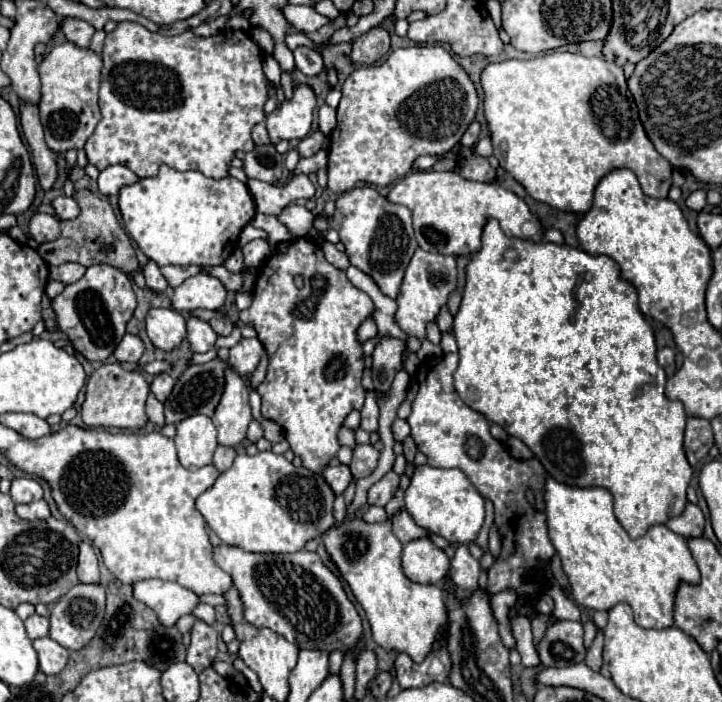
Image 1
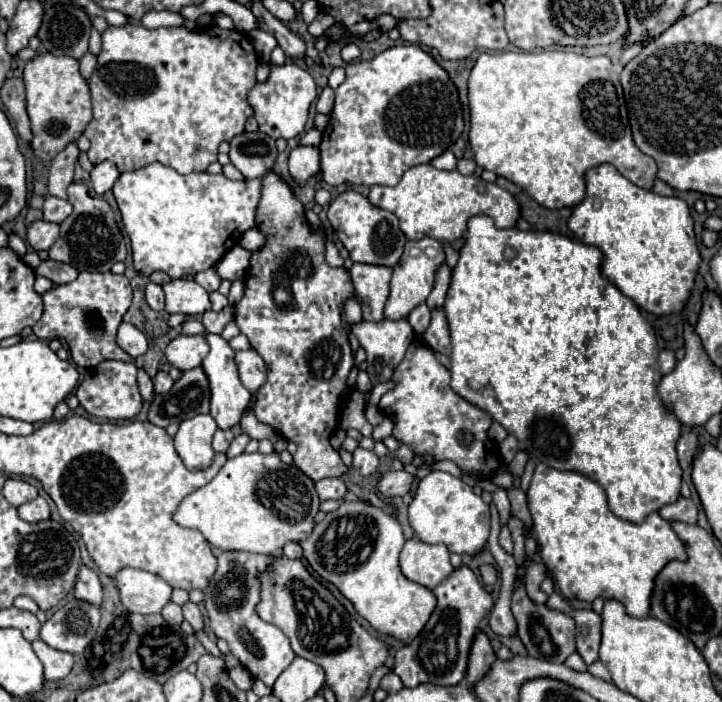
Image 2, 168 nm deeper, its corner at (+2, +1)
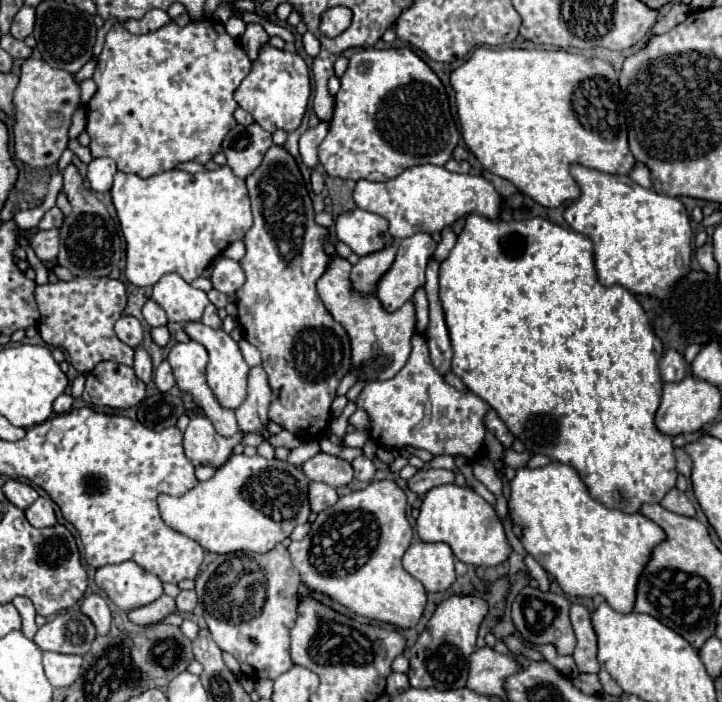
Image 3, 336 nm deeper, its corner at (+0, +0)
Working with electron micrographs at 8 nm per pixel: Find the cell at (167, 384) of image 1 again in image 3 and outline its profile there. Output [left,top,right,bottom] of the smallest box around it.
[154,361,174,393]

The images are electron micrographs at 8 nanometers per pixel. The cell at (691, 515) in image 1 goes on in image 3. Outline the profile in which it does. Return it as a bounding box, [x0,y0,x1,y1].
[660,487,696,517]

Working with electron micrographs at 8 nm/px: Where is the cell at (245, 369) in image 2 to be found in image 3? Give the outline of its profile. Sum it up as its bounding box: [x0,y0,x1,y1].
[236,367,270,437]

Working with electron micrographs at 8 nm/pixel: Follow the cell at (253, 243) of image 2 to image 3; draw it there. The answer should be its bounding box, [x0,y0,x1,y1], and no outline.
[224,241,246,261]

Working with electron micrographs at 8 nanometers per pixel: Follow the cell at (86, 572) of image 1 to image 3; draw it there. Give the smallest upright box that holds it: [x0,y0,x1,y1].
[82,593,112,635]

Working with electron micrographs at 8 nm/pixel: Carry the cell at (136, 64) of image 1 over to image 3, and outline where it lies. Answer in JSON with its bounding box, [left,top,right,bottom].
[86,19,252,177]

